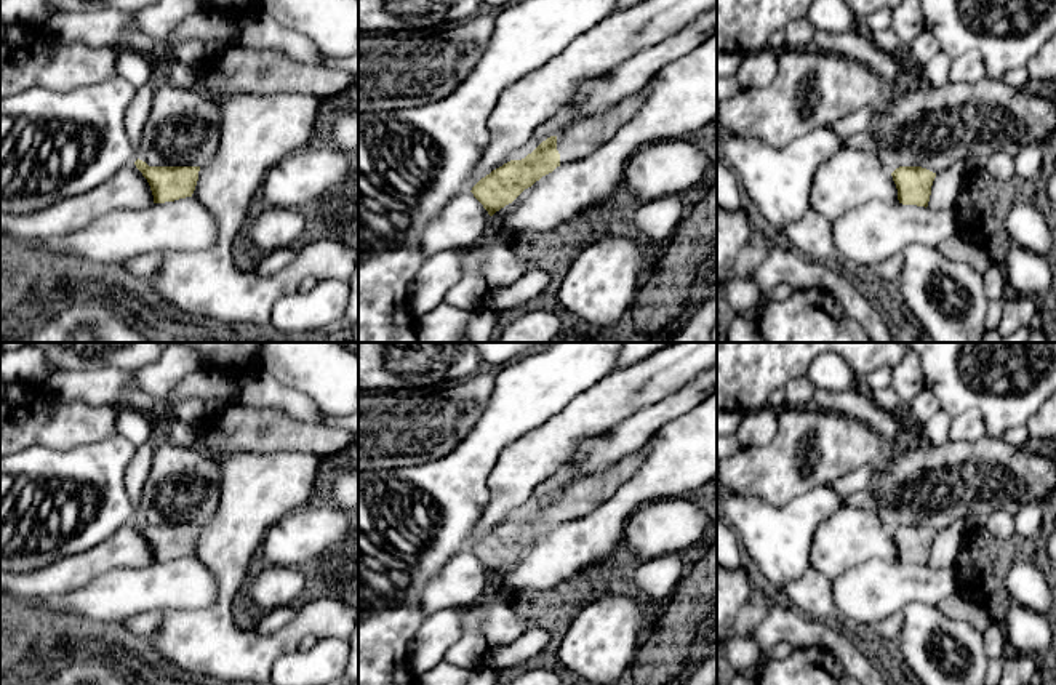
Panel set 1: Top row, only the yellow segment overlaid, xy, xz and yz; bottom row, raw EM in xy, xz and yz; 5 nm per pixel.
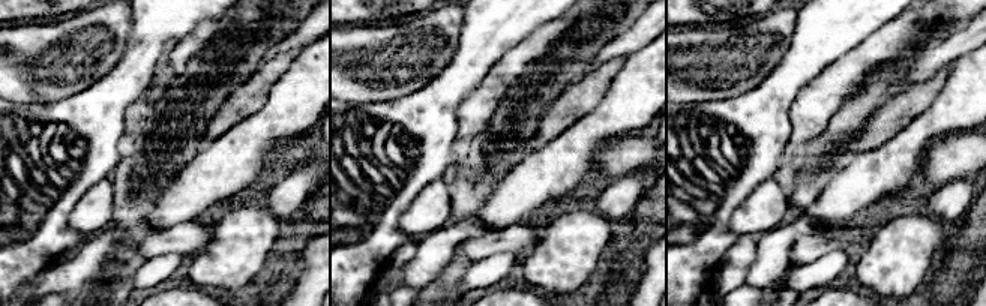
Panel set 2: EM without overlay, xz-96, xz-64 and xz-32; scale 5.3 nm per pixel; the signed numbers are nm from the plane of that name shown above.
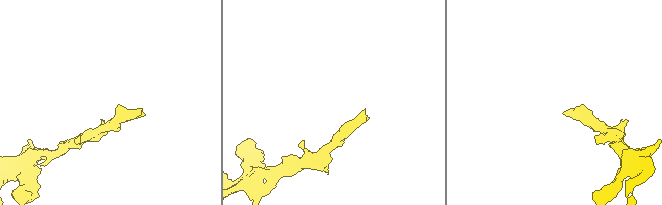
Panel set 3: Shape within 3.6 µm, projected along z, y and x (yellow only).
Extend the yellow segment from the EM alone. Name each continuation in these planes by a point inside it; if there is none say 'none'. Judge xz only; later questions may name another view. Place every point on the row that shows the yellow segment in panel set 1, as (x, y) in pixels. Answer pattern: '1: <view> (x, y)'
1: xz (581, 138)

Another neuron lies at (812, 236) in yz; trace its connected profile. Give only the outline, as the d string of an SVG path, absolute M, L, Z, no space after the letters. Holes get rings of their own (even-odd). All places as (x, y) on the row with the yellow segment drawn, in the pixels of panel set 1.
M808 211L798 221L776 227L781 240L810 261L824 264L835 259L832 221L821 213Z

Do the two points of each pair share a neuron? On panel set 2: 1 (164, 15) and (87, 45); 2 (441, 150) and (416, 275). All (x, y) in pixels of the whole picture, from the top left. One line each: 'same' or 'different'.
1: different
2: different

